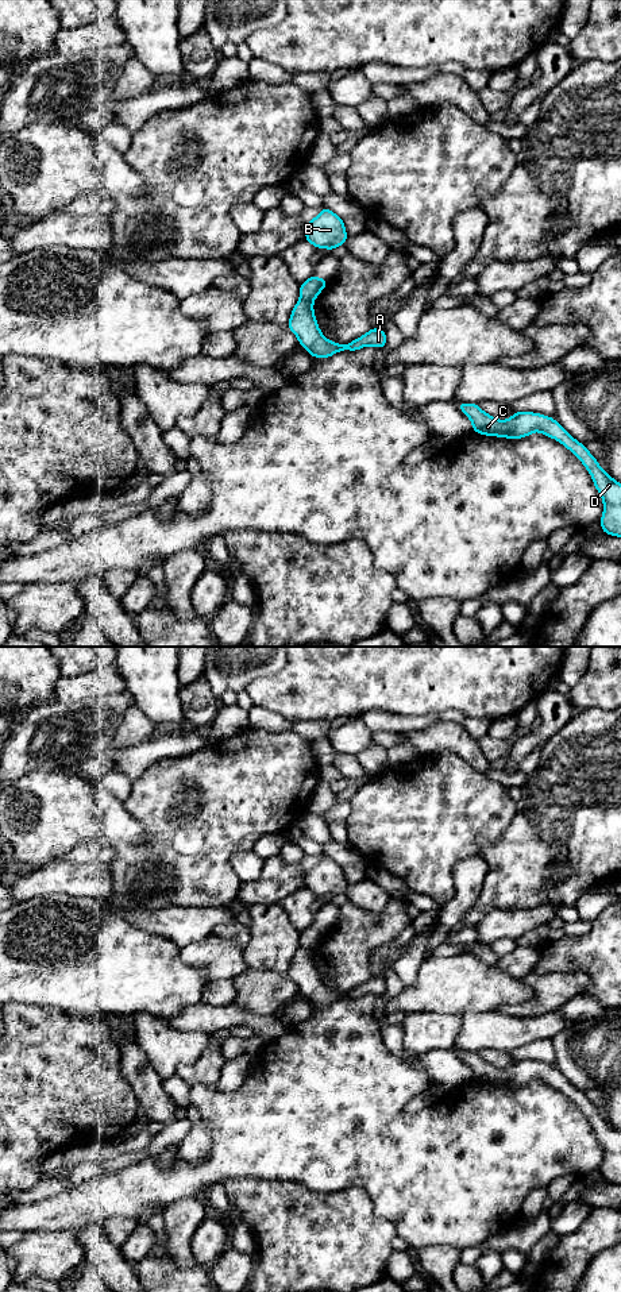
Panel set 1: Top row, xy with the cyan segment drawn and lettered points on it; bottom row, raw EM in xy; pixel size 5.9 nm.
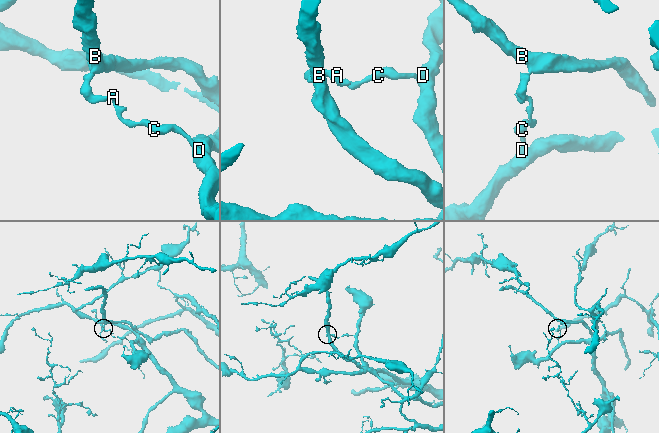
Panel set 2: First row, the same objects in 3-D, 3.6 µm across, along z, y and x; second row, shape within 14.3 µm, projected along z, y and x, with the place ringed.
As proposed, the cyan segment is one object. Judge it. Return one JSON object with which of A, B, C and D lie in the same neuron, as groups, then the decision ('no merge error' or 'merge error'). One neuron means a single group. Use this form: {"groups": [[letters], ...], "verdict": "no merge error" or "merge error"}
{"groups": [["A", "C", "D"], ["B"]], "verdict": "merge error"}

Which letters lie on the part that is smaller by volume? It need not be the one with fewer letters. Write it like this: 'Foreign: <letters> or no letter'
Foreign: B

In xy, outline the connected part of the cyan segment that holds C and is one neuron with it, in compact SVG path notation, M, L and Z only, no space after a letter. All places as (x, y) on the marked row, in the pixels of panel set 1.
M458 402L458 406L471 420L472 431L477 433L522 439L532 432L541 432L572 451L590 473L603 501L599 520L602 532L621 537L621 483L605 473L586 446L575 440L555 419L533 412L514 412L510 419L501 421L483 412L478 404Z

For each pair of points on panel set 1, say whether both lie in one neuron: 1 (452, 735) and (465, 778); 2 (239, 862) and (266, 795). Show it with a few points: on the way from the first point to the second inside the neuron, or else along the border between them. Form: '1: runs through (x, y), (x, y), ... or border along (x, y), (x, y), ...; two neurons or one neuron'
1: border along (427, 756), (454, 752), (483, 774); two neurons
2: border along (251, 849), (231, 856), (231, 867), (243, 882); two neurons

